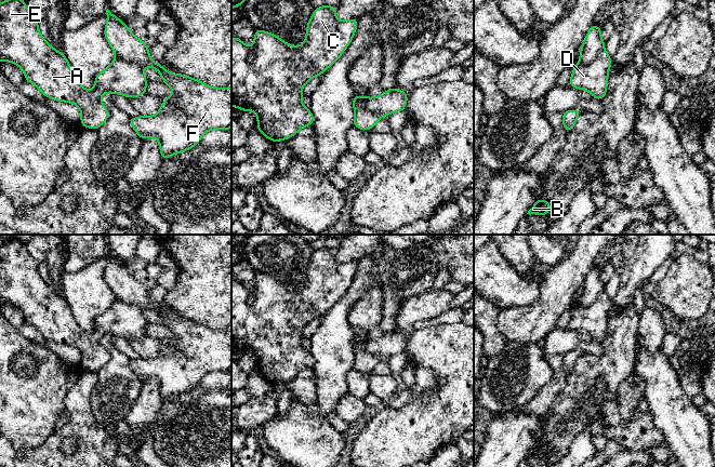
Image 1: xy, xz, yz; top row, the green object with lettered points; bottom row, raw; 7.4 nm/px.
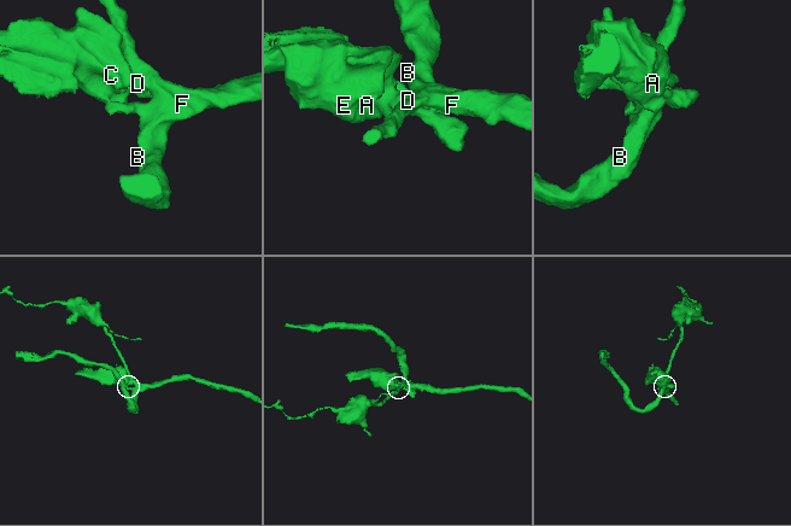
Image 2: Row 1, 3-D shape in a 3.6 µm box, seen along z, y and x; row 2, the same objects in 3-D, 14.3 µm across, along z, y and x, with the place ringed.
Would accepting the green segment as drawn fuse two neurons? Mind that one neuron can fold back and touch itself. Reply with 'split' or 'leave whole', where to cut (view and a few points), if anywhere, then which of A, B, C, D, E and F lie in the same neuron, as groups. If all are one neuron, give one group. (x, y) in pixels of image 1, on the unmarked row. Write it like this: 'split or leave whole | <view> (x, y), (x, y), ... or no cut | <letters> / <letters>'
split | xz (367, 339), (366, 350), (376, 354), (382, 359) | A C D E / B F

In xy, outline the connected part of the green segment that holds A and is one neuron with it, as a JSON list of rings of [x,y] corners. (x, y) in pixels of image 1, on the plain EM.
[[[18,239],[0,245],[0,305],[6,303],[19,308],[26,323],[36,328],[45,339],[75,346],[81,353],[80,366],[82,369],[97,372],[107,363],[108,351],[101,344],[104,335],[110,334],[125,339],[140,339],[147,336],[148,323],[142,309],[119,299],[115,299],[112,305],[95,319],[92,333],[85,332],[77,323],[63,294],[56,293],[42,279],[38,271],[38,263],[26,250],[25,242]]]

